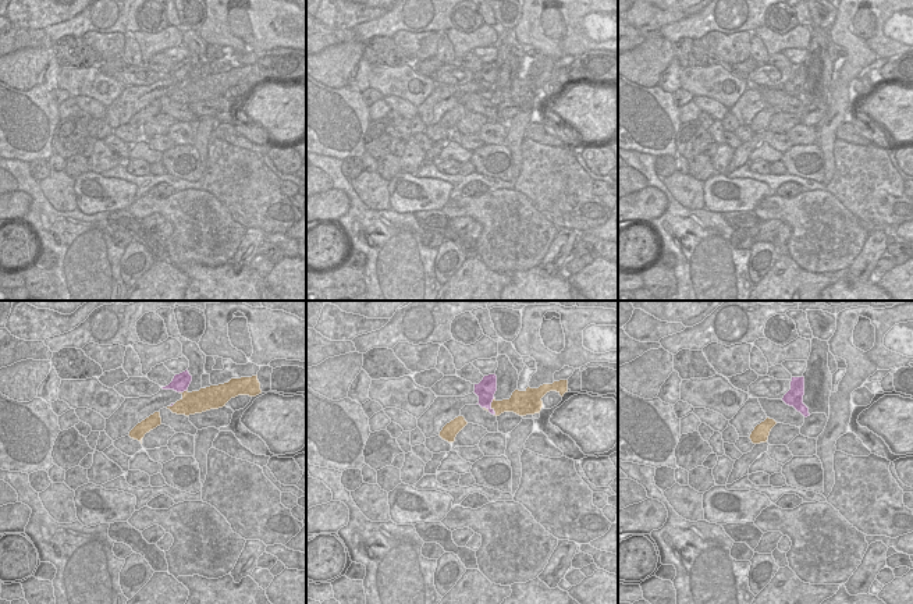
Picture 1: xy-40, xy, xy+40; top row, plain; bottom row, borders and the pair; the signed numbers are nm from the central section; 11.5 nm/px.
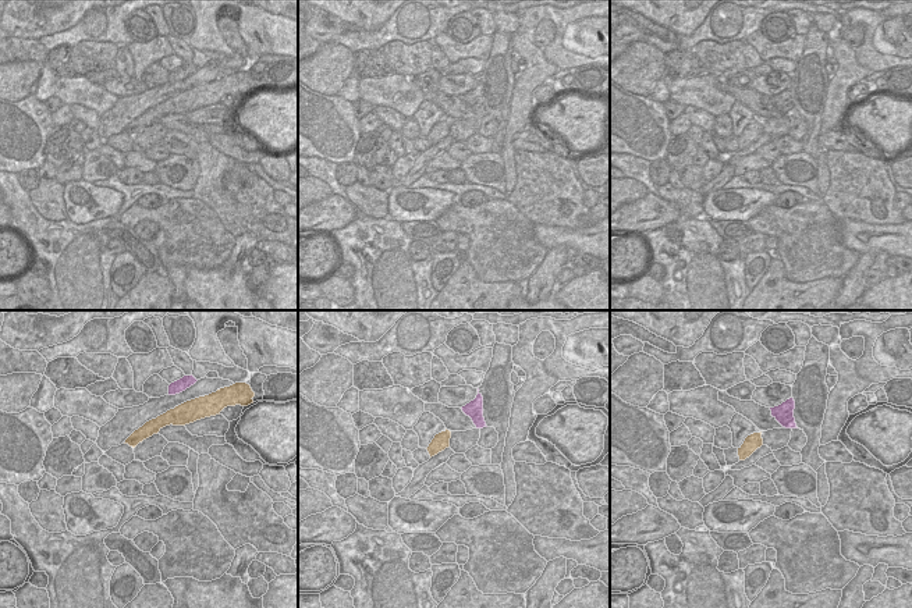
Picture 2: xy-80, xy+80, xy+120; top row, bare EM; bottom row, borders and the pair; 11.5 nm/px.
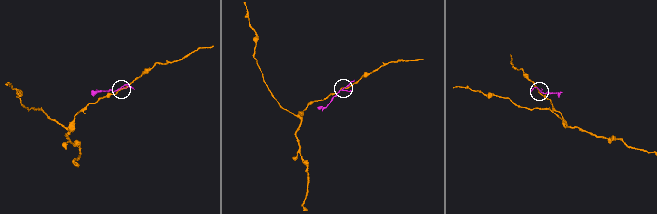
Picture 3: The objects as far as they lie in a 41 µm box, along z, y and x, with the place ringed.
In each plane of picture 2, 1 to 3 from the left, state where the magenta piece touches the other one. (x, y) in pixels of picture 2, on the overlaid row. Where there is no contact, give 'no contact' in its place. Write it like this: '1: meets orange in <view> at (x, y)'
1: no contact
2: no contact
3: no contact

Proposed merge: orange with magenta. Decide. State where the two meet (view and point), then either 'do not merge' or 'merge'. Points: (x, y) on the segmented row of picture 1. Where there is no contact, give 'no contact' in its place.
xy (491, 407) | do not merge

